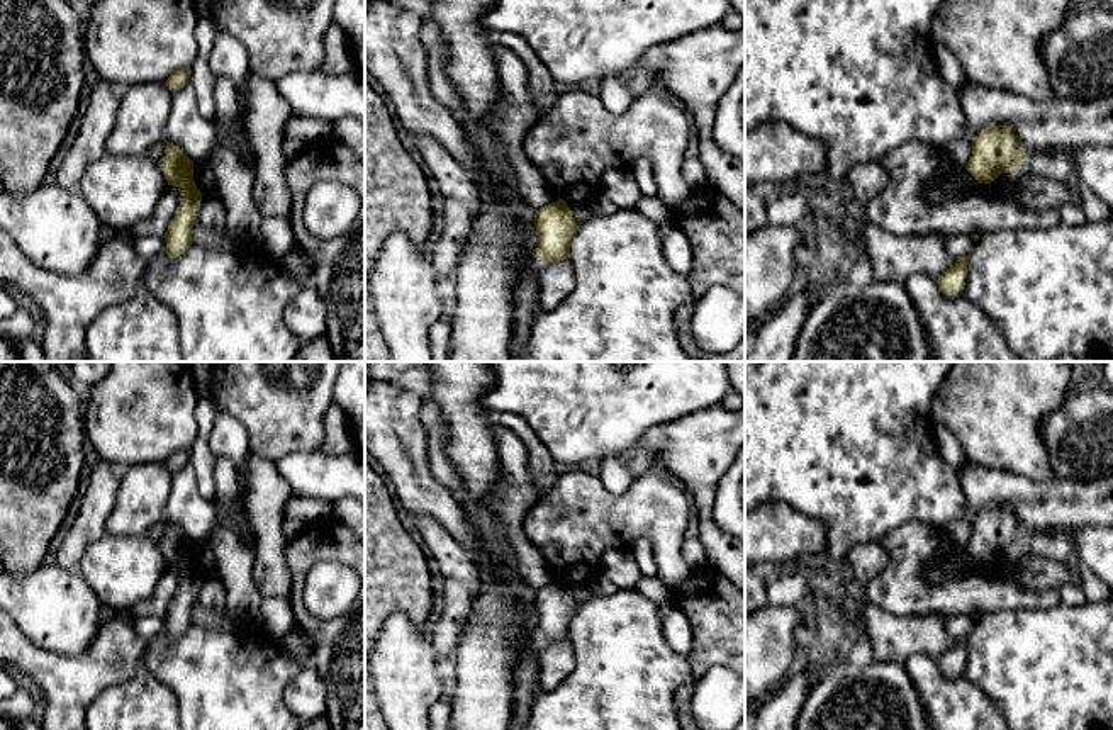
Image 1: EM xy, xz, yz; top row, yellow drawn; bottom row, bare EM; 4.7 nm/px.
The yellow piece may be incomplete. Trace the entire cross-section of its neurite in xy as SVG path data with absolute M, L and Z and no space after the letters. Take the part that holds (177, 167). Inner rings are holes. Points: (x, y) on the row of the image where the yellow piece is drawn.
M166 141L165 156L158 161L168 185L180 192L180 205L170 222L165 241L171 258L183 255L192 246L192 229L199 222L202 192L193 182L193 161L173 143Z

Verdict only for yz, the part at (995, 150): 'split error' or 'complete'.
complete

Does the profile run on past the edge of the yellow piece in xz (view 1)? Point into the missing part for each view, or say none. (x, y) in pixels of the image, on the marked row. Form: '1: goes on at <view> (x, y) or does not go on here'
1: does not go on here

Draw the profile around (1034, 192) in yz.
M1025 166L1001 173L991 183L979 183L965 168L948 171L940 182L928 185L926 199L940 205L952 200L960 190L993 200L1008 200L1032 212L1060 209L1064 204L1079 205L1079 199L1067 185Z

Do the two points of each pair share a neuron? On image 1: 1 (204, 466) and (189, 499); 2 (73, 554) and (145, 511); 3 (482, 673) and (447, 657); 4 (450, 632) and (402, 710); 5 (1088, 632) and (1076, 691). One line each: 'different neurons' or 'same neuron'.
1: different neurons
2: different neurons
3: different neurons
4: different neurons
5: same neuron

